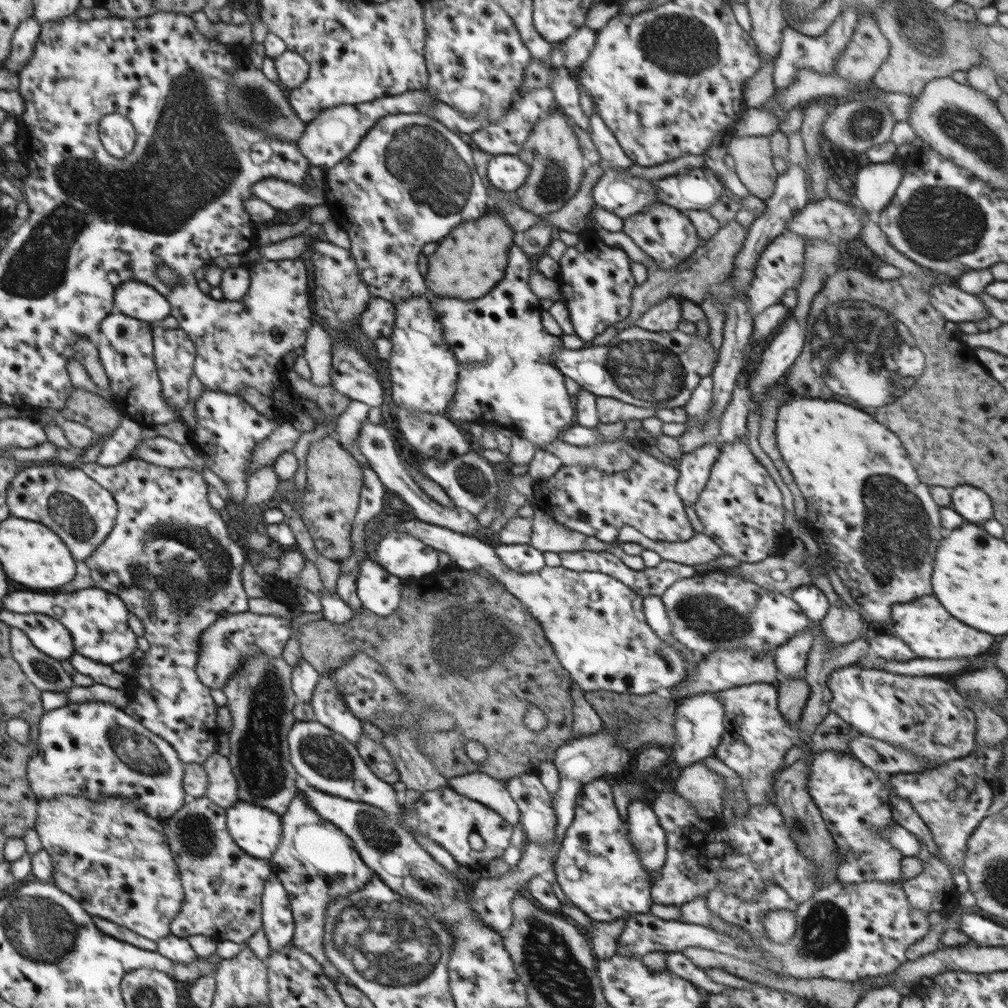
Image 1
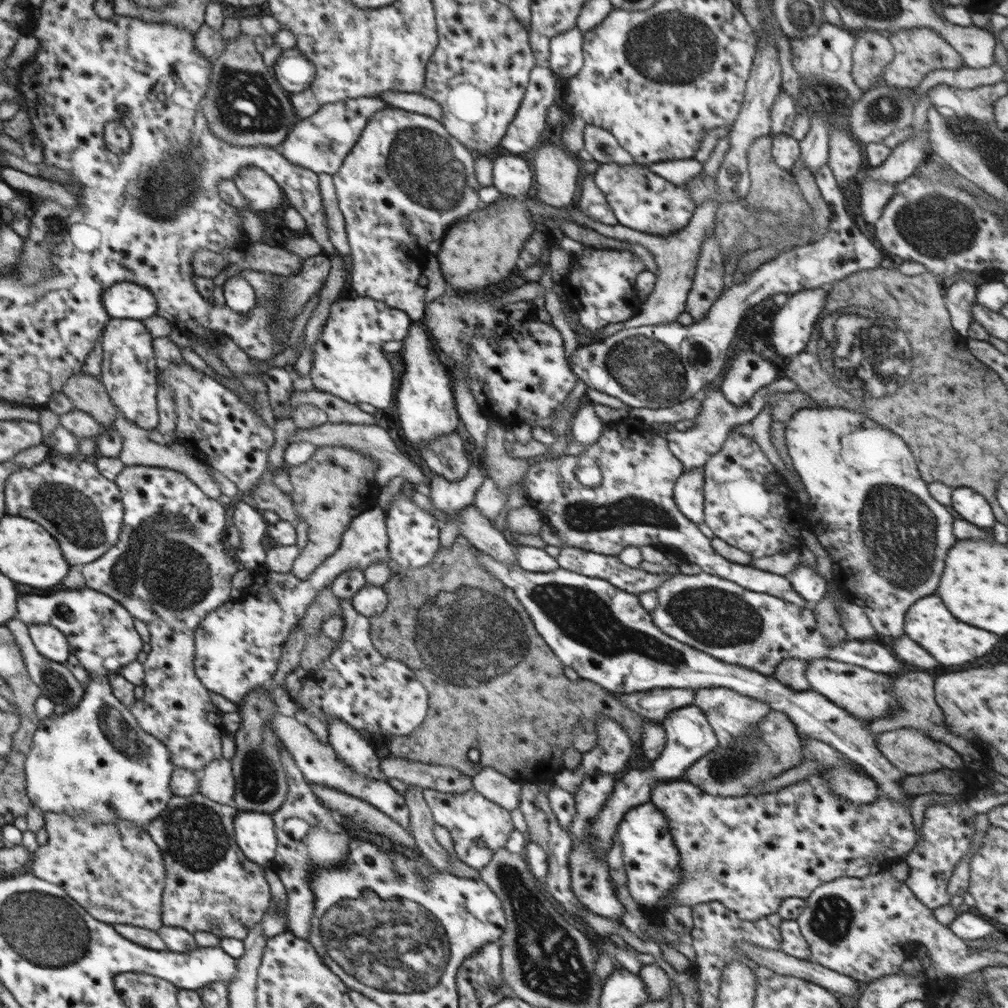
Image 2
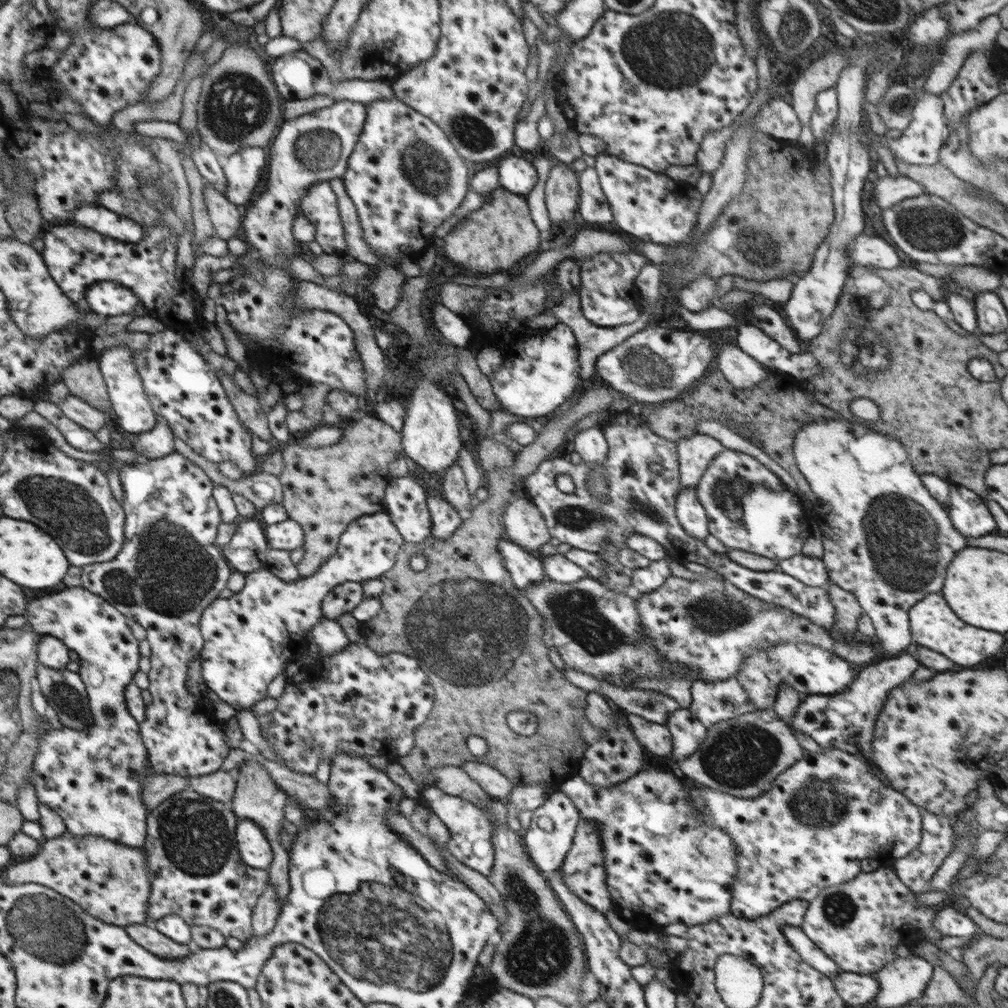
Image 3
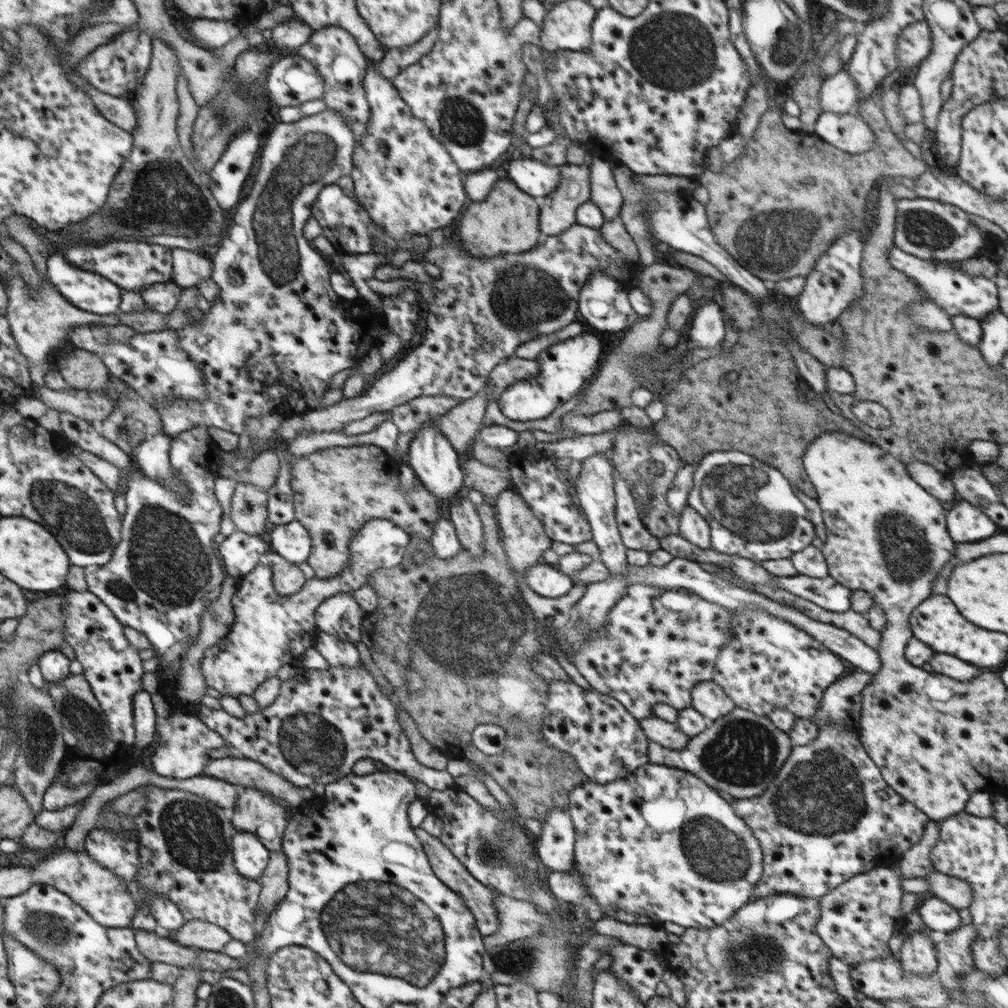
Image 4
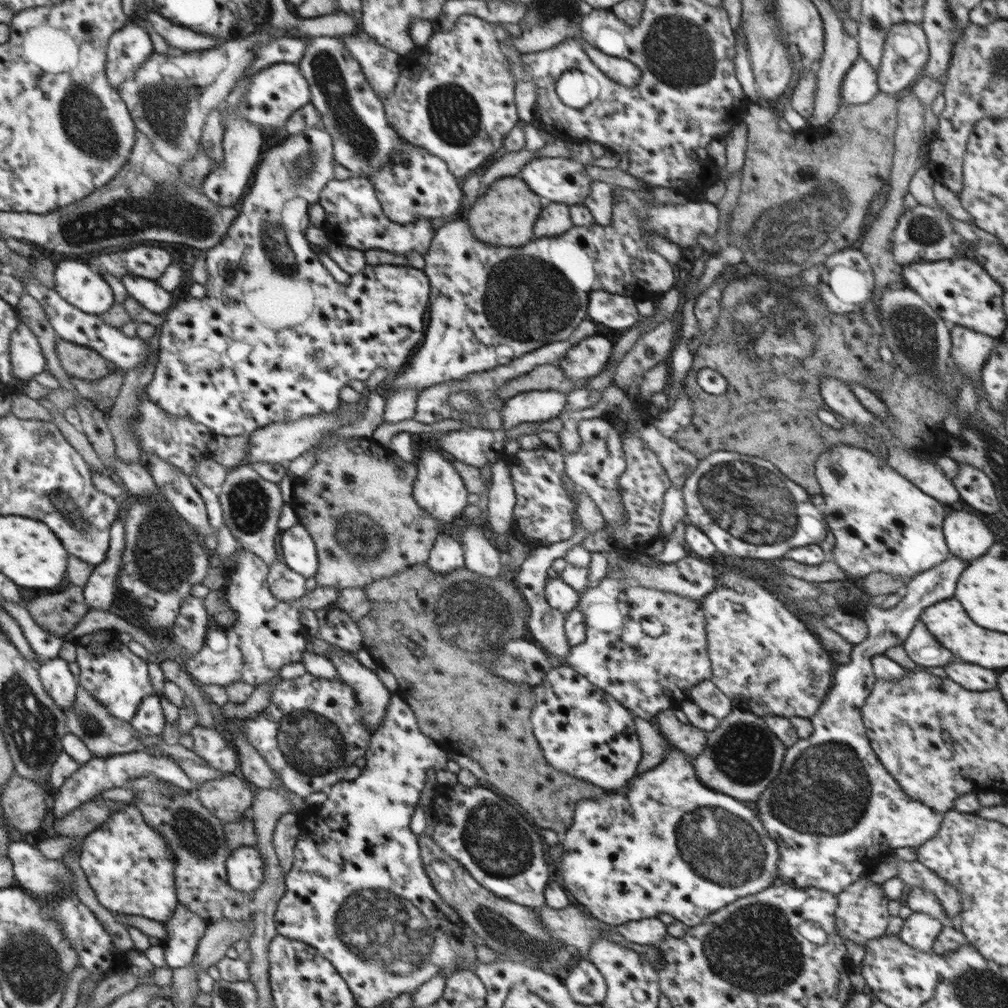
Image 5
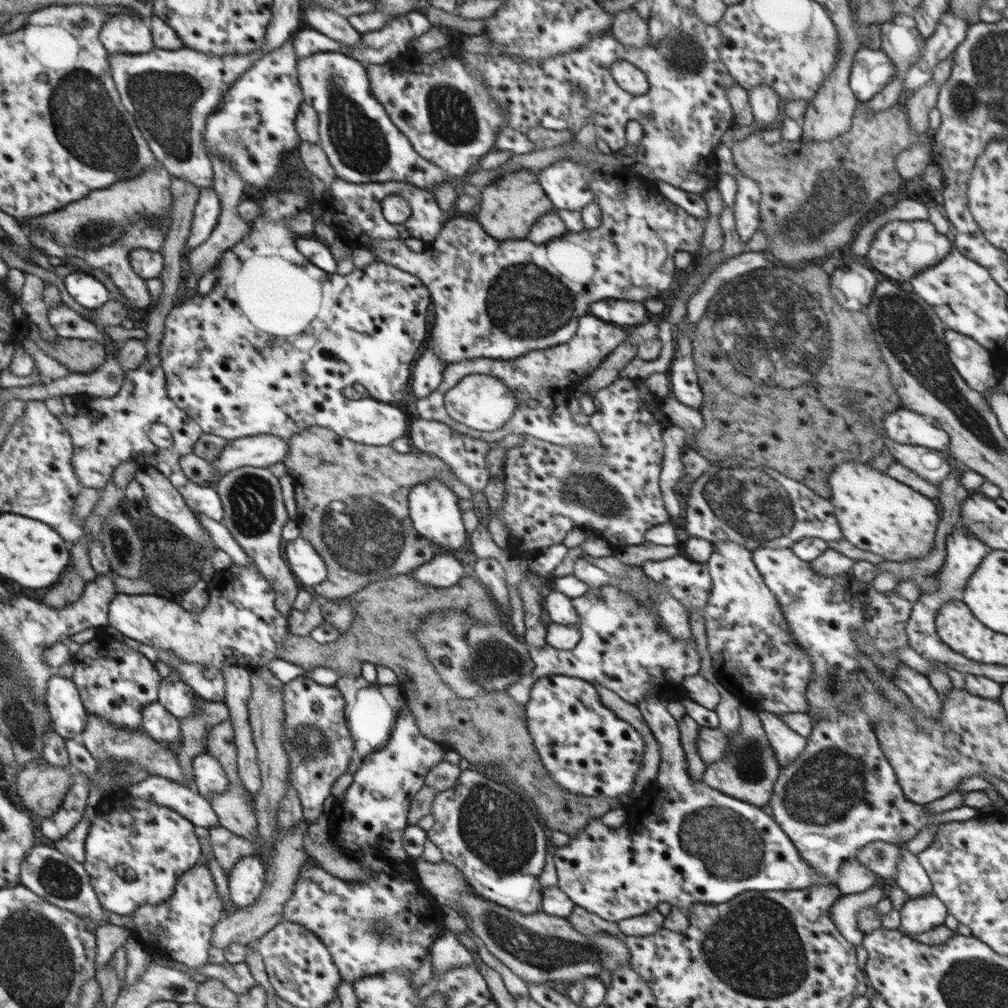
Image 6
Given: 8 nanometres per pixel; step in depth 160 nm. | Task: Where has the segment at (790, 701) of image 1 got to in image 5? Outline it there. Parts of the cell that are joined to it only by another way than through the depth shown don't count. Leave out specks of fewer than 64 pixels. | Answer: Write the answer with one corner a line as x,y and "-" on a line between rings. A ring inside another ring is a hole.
734,707
732,712
726,718
723,718
712,732
708,733
704,752
698,756
687,755
687,757
689,758
688,764
692,764
697,777
707,787
736,800
742,800
749,805
754,805
759,796
764,794
765,789
768,789
770,784
778,777
786,752
787,747
767,728
763,717
-
632,712
631,715
635,720
635,727
642,749
642,758
638,764
638,772
636,772
636,776
638,776
662,764
664,757
673,747
649,721

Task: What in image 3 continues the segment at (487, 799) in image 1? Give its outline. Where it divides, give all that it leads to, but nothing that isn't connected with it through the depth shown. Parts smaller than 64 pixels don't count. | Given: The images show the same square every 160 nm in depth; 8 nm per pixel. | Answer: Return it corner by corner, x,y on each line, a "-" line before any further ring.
466,761
460,768
472,777
472,780
475,780
492,798
507,798
509,792
514,788
514,784
508,778
486,763

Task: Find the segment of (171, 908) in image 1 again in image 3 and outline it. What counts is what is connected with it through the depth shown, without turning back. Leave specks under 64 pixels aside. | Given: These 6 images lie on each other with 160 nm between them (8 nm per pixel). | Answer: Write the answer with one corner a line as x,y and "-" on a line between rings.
65,830
59,837
46,839
30,858
10,863
2,872
8,884
47,885
81,905
92,916
108,924
125,927
150,921
150,868
145,849
102,838
80,836

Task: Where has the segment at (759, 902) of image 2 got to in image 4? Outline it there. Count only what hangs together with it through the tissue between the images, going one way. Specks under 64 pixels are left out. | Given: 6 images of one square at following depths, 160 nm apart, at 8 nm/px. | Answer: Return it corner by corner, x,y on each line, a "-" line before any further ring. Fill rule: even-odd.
832,721
831,723
820,725
818,729
819,733
817,737
812,740
810,744
804,746
793,745
791,748
791,755
784,761
784,765
778,772
778,775
767,786
767,789
762,795
750,799
731,799
736,814
745,820
747,826
753,830
753,835
760,841
760,846
762,847
764,855
763,873
756,888
753,890
750,901
754,899
763,899
767,896
778,895
780,893
820,899
833,888
841,885
844,881
863,873
864,854
868,856
868,846
874,850
876,856
884,856
884,854
886,854
886,856
890,856
890,858
901,858
902,854
922,840
926,825
930,821
929,816
925,815
919,808
916,808
915,804
908,802
892,787
888,786
888,783
883,779
883,776
881,776
878,766
876,766
875,762
868,756
866,750
864,750
863,744
859,739
859,734
856,732
855,728
852,728
852,724
848,722
837,723
836,721
-
842,856
844,856
844,860
846,860
846,862
844,862
846,872
840,872
840,870
842,870
842,864
840,864

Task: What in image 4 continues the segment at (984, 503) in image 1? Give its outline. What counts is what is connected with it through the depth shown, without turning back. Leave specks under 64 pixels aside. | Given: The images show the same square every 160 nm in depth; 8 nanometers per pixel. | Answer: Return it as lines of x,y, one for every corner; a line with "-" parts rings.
955,494
955,501
945,514
948,533
956,543
978,542
996,534
996,525
980,508

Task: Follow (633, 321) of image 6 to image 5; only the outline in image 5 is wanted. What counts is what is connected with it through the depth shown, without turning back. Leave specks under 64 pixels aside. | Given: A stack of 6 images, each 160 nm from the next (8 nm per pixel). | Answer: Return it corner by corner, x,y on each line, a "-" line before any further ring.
594,291
588,297
588,318
608,328
629,330
643,320
636,309
636,300
631,295
619,296
605,291

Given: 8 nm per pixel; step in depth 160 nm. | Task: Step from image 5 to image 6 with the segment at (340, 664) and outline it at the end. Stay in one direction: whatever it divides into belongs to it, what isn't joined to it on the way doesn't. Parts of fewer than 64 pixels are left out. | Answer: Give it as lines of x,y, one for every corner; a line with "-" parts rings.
340,675
335,687
342,693
345,700
345,719
351,737
355,742
355,752
362,759
371,751
378,751
386,746
391,730
397,721
397,716
406,705
400,684
383,685
370,683
361,675

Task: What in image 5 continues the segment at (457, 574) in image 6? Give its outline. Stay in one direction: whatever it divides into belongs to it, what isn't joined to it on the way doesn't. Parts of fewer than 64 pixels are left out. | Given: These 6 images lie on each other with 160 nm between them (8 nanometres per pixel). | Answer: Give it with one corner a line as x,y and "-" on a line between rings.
440,532
430,550
427,564
434,573
446,574
464,567
464,556
461,544

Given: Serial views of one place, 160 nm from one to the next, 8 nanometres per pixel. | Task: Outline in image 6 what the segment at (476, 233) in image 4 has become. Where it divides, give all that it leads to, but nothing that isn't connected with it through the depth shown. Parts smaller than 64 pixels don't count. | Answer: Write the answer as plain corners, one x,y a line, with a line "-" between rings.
530,170
507,173
482,188
478,222
483,229
498,240
524,239
530,227
545,213
555,210
552,201
545,195
537,174

